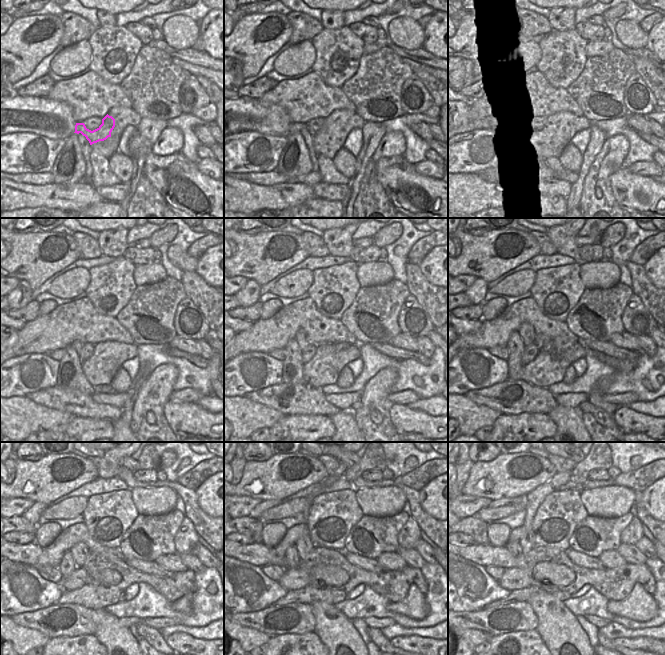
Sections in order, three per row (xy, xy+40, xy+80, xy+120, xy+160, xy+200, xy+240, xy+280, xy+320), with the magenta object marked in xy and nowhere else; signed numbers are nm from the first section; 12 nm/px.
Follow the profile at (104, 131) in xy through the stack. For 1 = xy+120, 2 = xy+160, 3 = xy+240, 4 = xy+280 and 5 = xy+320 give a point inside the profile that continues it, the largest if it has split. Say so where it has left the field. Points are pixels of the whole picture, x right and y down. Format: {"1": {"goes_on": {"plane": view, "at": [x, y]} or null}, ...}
{"1": {"goes_on": {"plane": "xy+120", "at": [57, 354]}}, "2": {"goes_on": {"plane": "xy+160", "at": [280, 354]}}, "3": {"goes_on": {"plane": "xy+240", "at": [49, 573]}}, "4": {"goes_on": {"plane": "xy+280", "at": [274, 572]}}, "5": {"goes_on": {"plane": "xy+320", "at": [495, 572]}}}

